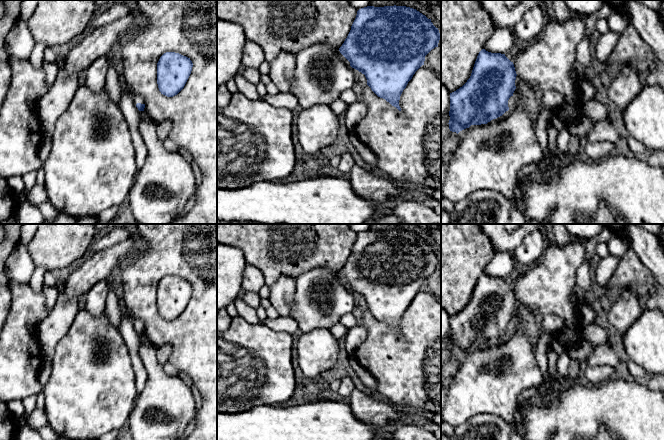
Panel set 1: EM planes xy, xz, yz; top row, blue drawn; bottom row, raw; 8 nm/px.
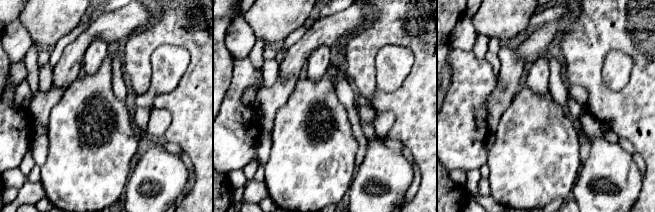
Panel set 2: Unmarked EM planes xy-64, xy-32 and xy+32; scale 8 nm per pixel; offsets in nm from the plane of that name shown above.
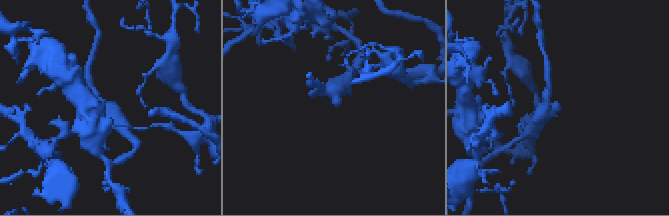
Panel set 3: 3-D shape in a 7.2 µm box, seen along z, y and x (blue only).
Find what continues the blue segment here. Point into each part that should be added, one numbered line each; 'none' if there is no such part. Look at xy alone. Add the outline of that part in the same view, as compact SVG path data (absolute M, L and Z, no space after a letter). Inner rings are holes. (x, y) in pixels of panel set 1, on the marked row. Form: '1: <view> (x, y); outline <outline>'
1: xy (136, 98); outline M132 91L130 92L130 94L131 94L131 97L132 97L132 100L134 102L135 107L136 107L136 104L137 103L141 103L141 104L144 104L145 103L143 97L140 96L139 94L137 94L135 92L132 92Z

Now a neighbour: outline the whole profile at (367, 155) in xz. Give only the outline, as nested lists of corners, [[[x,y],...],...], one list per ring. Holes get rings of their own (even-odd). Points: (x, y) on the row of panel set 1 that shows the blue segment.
[[[354,132],[349,135],[352,145],[369,168],[378,168],[376,155],[356,136]]]

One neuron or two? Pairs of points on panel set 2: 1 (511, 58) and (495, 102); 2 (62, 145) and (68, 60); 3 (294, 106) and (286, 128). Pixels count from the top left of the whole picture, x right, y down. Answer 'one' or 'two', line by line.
1: one
2: two
3: one

